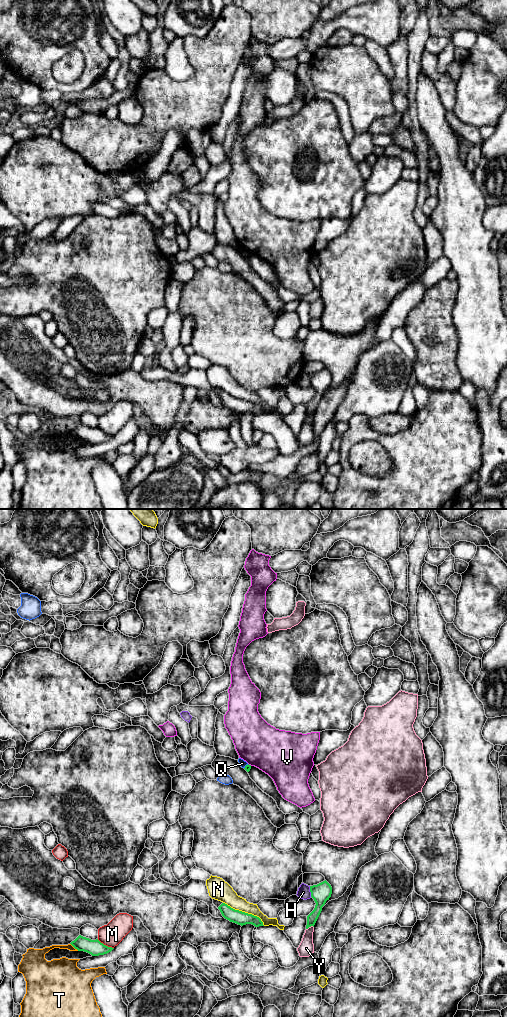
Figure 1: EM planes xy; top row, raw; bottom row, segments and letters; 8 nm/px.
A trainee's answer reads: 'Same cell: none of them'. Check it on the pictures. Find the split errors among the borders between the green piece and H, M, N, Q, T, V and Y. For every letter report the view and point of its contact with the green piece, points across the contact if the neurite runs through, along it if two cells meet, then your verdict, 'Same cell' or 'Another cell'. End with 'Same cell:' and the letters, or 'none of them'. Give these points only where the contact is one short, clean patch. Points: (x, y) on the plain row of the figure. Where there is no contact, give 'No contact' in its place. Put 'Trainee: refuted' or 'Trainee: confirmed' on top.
Trainee: confirmed
H: Touches green at xy (310, 379). Another cell
M: Touches green at xy (105, 433). Another cell
N: Touches green at xy (244, 400). Another cell
Q: Touches green at xy (245, 254). Boundary: xy (248, 252), (244, 256). Another cell
T: Touches green at xy (74, 435). Another cell
V: Touches green at xy (250, 253). Another cell
Y: Touches green at xy (309, 414). Another cell
Same cell: none of them

